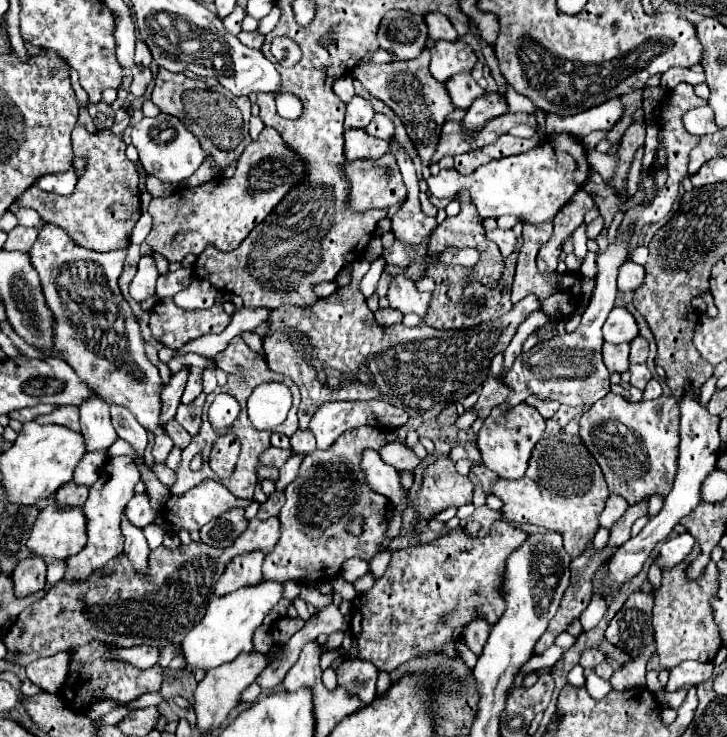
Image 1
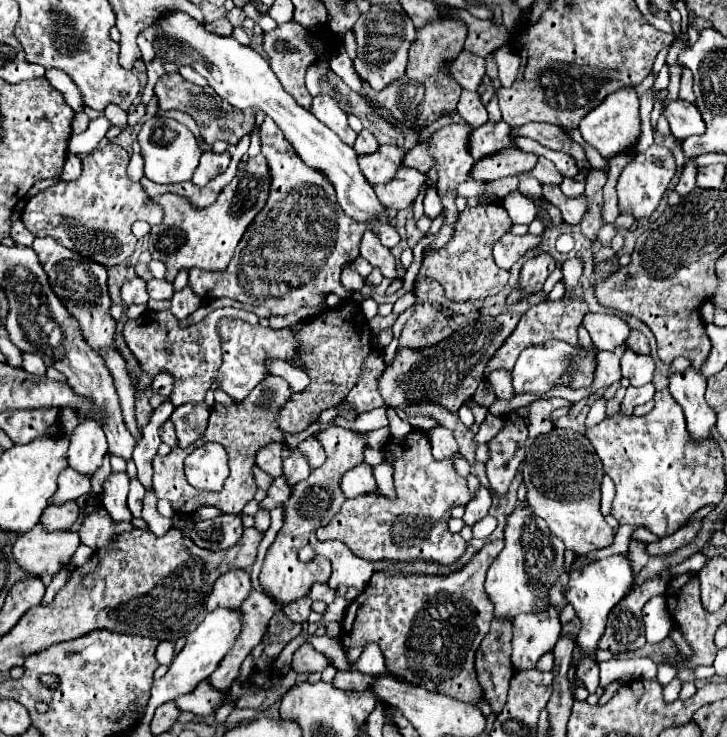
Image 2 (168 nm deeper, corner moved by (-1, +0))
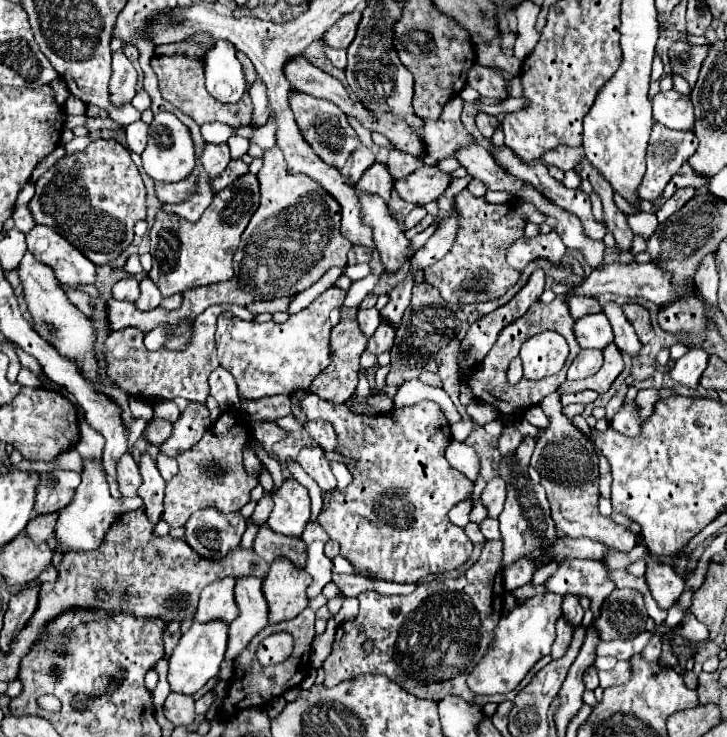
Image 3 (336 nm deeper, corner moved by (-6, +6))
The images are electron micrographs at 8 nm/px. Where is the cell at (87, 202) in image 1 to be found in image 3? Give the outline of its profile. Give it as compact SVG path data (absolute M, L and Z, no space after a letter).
M96 140L78 154L66 154L38 178L30 210L36 224L54 228L100 266L116 260L132 244L134 224L146 218L146 188L124 146L116 140Z

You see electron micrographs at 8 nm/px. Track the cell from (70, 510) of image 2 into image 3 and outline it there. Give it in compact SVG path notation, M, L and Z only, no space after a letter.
M38 514L30 520L30 524L26 526L24 532L30 540L40 544L40 542L46 542L52 536L54 524L56 524L56 514Z

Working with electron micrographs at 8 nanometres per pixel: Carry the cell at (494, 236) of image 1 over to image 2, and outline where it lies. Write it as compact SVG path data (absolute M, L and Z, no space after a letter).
M505 234L499 238L499 242L493 246L493 258L499 268L509 270L529 248L535 248L541 244L541 236L513 236Z

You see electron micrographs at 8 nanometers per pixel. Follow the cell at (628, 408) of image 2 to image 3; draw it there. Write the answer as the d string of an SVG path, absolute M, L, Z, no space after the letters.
M634 402L622 406L616 416L612 418L612 428L616 432L622 432L624 436L638 436L640 422L638 422L638 408Z

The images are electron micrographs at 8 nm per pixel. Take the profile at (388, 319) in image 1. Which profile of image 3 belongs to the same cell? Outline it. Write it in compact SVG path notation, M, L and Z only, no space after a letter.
M382 322L382 324L378 326L378 330L374 332L374 336L368 340L368 348L366 348L366 350L368 350L370 354L378 356L378 354L390 350L392 344L394 344L394 328L392 328L390 324Z

